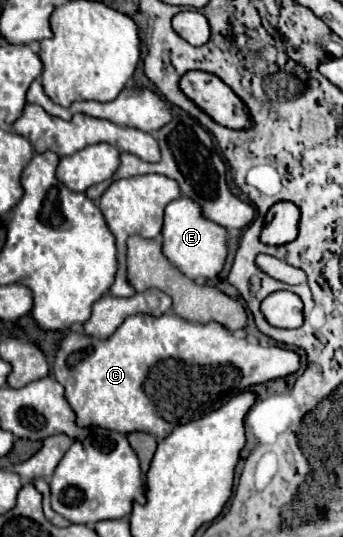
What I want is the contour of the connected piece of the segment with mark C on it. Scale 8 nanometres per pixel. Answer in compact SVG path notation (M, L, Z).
M174 313L162 317L130 315L108 339L96 339L84 333L70 333L60 343L52 371L54 379L66 389L66 401L76 413L80 427L102 427L128 435L132 431L144 431L156 439L164 439L174 427L194 421L214 409L218 409L232 395L260 385L272 379L282 379L296 373L300 357L284 347L262 347L248 339L238 339L218 323L198 325L180 319Z

